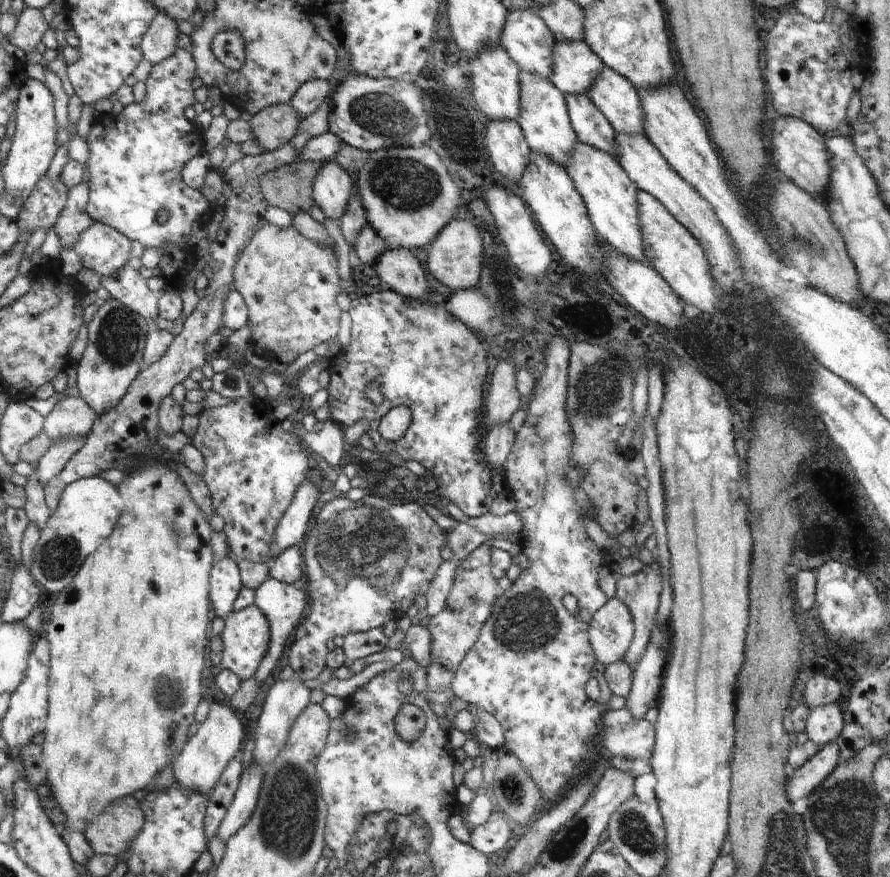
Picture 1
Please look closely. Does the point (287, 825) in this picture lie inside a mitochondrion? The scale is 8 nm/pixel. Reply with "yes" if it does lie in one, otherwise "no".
yes

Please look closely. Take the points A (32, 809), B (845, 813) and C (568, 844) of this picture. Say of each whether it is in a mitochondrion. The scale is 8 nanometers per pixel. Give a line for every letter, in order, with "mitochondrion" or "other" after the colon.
A: other
B: mitochondrion
C: mitochondrion

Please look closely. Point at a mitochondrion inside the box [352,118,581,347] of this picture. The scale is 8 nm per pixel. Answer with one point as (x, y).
(404, 184)

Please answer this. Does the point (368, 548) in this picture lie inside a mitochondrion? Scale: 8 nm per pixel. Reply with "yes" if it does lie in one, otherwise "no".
yes

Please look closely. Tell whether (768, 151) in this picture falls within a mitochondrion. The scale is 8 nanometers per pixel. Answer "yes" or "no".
no

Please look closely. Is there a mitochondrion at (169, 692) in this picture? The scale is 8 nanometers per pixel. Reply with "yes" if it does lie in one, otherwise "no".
yes

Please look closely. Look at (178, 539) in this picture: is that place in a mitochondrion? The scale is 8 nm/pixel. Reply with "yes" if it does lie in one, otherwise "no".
yes

